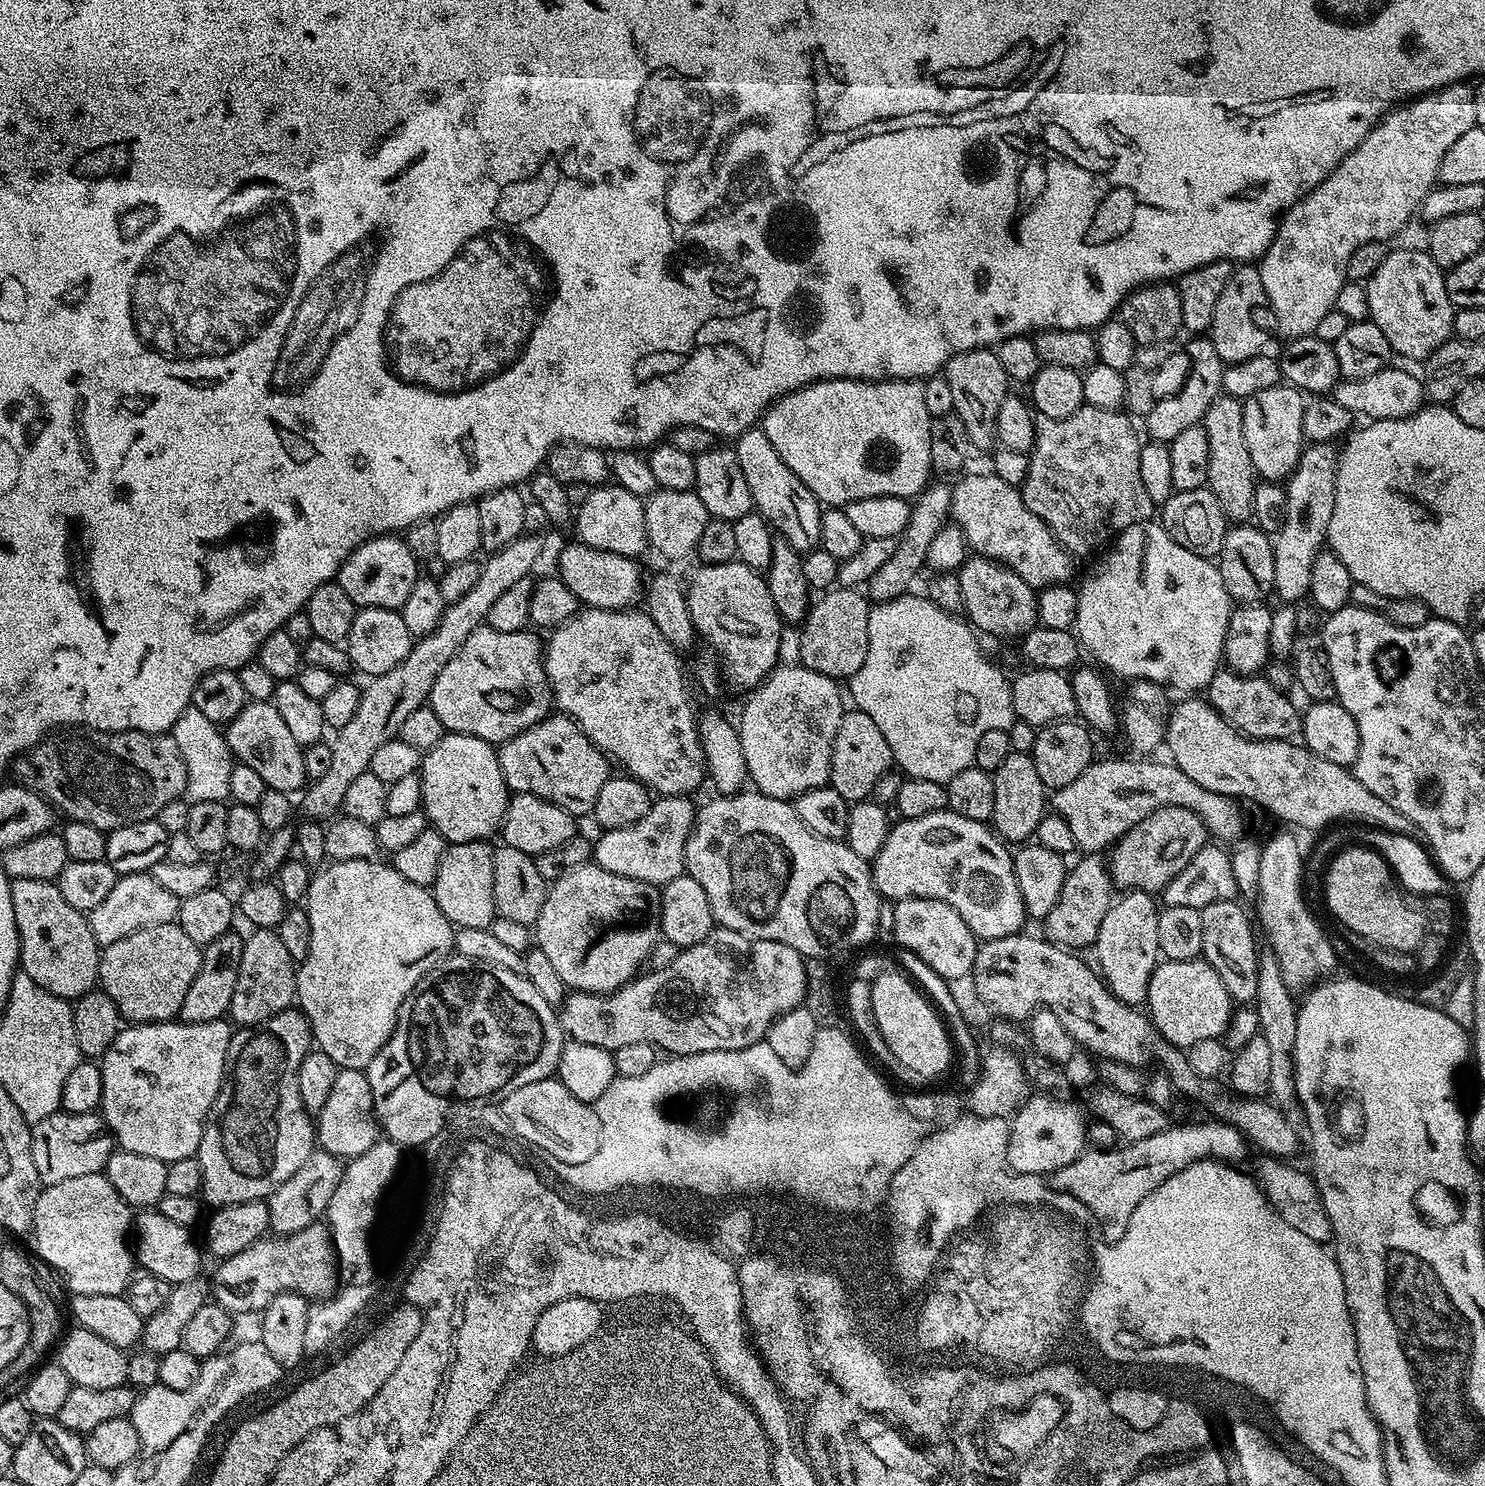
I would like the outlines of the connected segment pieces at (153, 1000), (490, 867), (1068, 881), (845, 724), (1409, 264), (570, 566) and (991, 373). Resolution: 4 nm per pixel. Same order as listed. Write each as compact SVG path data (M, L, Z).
M179 923L146 926L146 930L134 930L134 934L118 938L118 942L103 945L100 953L99 987L110 998L114 998L114 1006L118 1006L125 1021L133 1024L171 1021L179 1017L186 990L190 990L190 982L194 982L198 974L201 951L201 945L195 944L186 934L186 930L180 928Z
M488 840L448 844L438 862L438 874L430 891L434 902L438 902L438 910L442 910L442 914L446 914L448 921L456 928L491 928L492 920L498 915L494 902L494 848L490 845Z
M1084 854L1079 858L1081 860L1068 869L1058 902L1042 921L1047 939L1072 950L1080 950L1076 948L1084 948L1087 944L1088 947L1095 945L1102 918L1106 918L1106 910L1114 903L1114 885L1108 874L1105 857L1100 854Z
M855 710L845 711L832 747L828 775L831 788L838 790L838 794L842 794L842 798L850 802L869 799L874 790L874 782L878 782L878 778L882 778L882 774L886 774L893 764L890 745L886 743L882 730L878 730L877 724L871 720L870 714Z
M1400 248L1389 251L1386 262L1374 270L1374 274L1366 282L1370 298L1370 319L1386 334L1386 342L1390 342L1393 353L1397 357L1405 356L1408 360L1423 362L1427 360L1438 346L1442 346L1453 335L1452 323L1456 313L1450 302L1450 294L1446 294L1445 269L1439 268L1434 258L1426 250L1420 252L1416 248Z
M568 542L561 552L559 577L563 584L570 586L570 594L581 605L603 612L622 612L639 605L645 595L646 584L643 579L640 581L640 568L636 564L639 563L630 556Z
M986 347L958 354L944 365L942 375L954 394L953 413L962 418L962 426L966 426L966 434L970 434L973 449L991 449L996 444L998 408L1010 392L1008 375L1002 370L1002 362L998 362L995 351Z

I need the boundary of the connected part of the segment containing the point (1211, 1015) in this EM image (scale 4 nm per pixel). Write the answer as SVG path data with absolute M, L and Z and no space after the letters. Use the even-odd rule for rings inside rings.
M1203 958L1195 960L1164 960L1156 965L1150 978L1146 1012L1152 1025L1165 1040L1181 1050L1202 1042L1202 1038L1221 1039L1228 1029L1234 1002L1222 986L1222 978Z

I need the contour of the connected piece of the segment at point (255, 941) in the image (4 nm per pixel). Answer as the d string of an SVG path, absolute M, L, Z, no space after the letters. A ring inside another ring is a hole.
M258 928L249 933L244 936L242 962L238 962L238 986L234 986L234 998L228 1010L234 1010L233 1016L274 1018L274 1014L293 1007L298 964L290 958L282 938L273 929Z

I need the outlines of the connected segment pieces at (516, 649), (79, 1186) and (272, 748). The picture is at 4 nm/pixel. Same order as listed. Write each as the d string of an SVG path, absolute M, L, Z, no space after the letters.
M481 626L476 628L474 632L466 638L466 642L462 643L461 648L442 666L442 672L438 674L438 678L435 679L433 689L430 690L430 694L427 698L427 703L431 704L434 714L438 714L438 719L441 720L445 733L457 732L458 734L466 734L474 738L482 738L485 742L493 746L499 746L508 740L514 739L518 734L522 734L527 728L533 728L535 724L541 724L543 720L548 719L554 708L552 690L548 687L548 675L544 669L545 645L535 634L537 635L537 633L532 630L515 632L514 634L502 634L502 630L494 630L487 626Z
M95 1172L82 1178L69 1178L66 1182L47 1185L40 1193L36 1211L32 1213L30 1236L36 1239L37 1254L64 1275L69 1293L119 1296L127 1289L128 1281L134 1275L134 1252L129 1240L133 1224L133 1209L104 1174Z
M271 702L245 704L238 718L234 718L226 726L226 735L233 757L239 763L253 768L269 788L296 794L296 791L299 793L305 787L308 775L304 765L304 748L294 742L286 722L282 722L282 717Z

